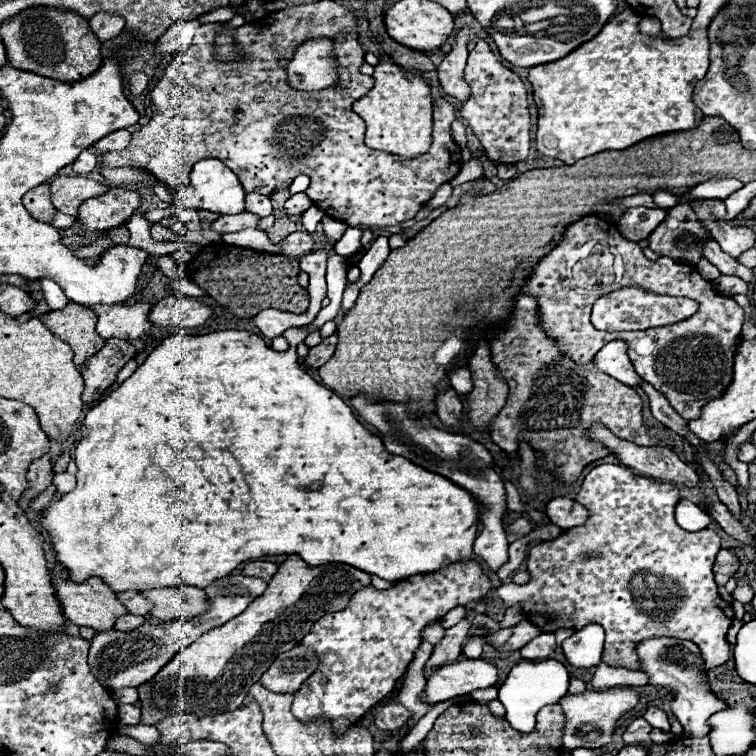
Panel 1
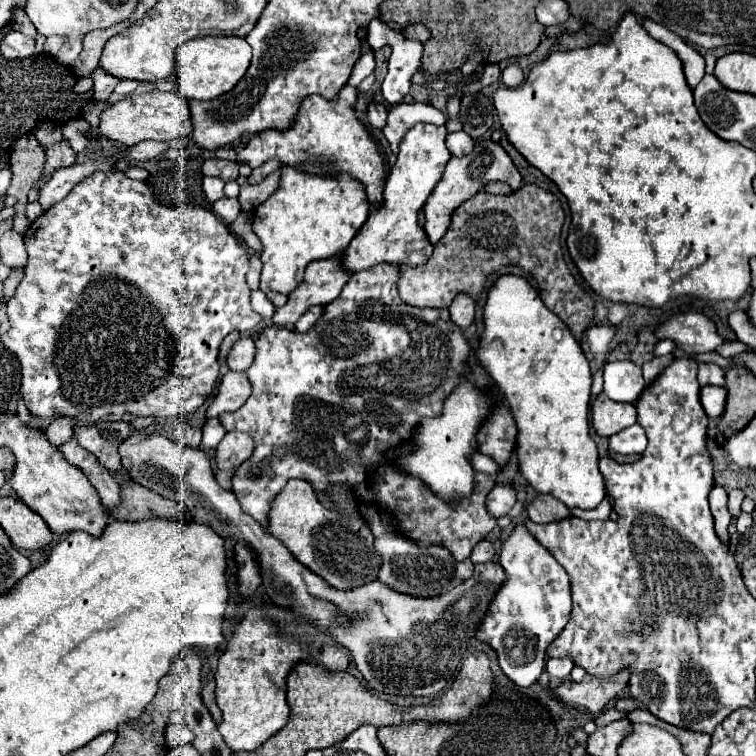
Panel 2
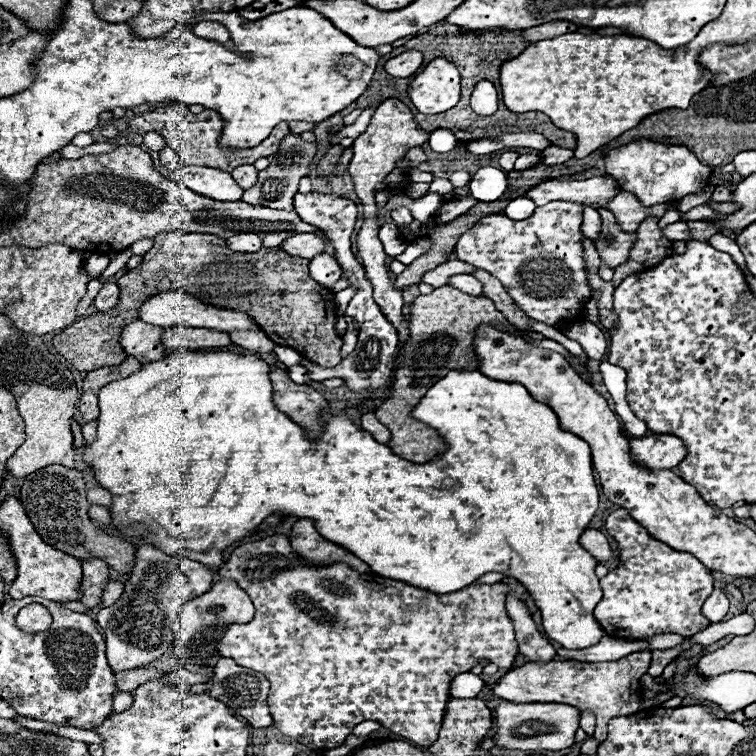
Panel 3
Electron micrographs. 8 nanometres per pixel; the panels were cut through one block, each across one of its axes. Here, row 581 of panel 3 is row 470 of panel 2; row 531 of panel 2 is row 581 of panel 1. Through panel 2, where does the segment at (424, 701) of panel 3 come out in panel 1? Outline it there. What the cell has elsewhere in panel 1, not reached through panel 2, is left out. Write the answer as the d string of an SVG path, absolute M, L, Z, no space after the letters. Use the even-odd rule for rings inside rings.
M466 562L466 564L450 564L448 568L442 568L434 574L422 574L422 576L410 576L406 580L396 582L388 590L376 590L376 588L362 588L354 592L350 598L350 604L342 612L332 612L330 616L322 616L312 630L306 634L302 642L296 646L306 646L316 654L318 668L314 674L300 686L300 690L294 694L292 702L292 714L302 722L312 722L316 718L326 718L332 722L334 734L344 734L350 726L360 720L370 708L385 697L392 694L396 688L396 682L406 674L408 664L414 658L414 652L420 648L422 642L422 630L438 622L446 612L450 612L456 606L466 606L472 600L484 598L492 588L490 578L482 572L478 562Z

